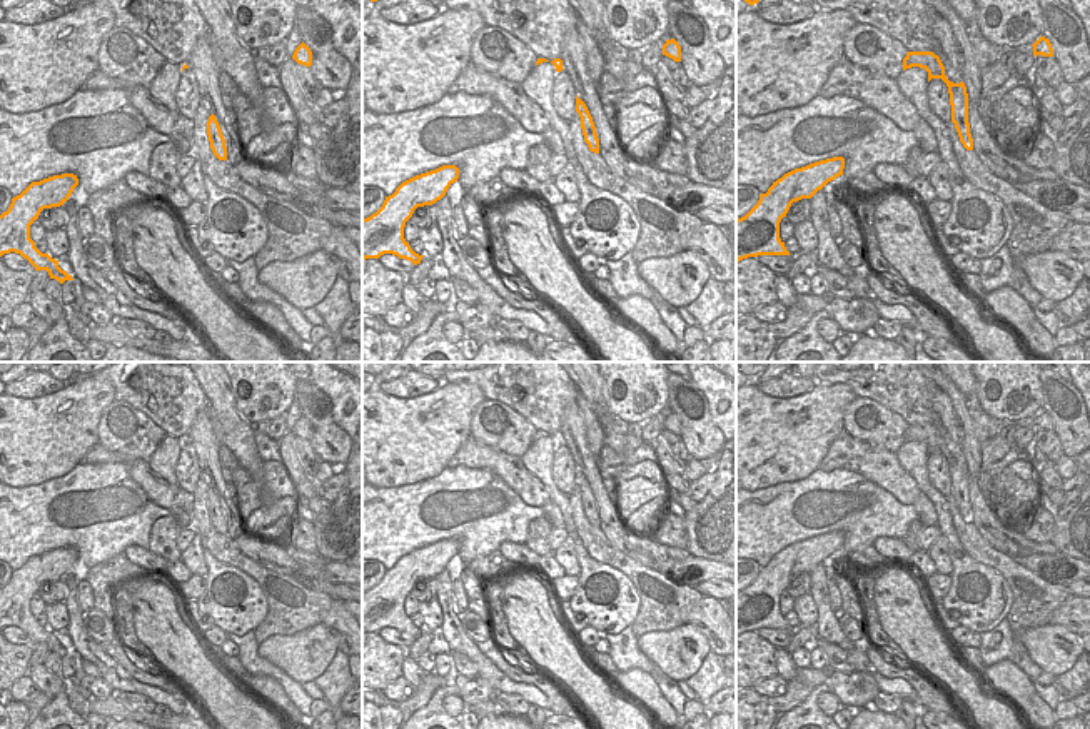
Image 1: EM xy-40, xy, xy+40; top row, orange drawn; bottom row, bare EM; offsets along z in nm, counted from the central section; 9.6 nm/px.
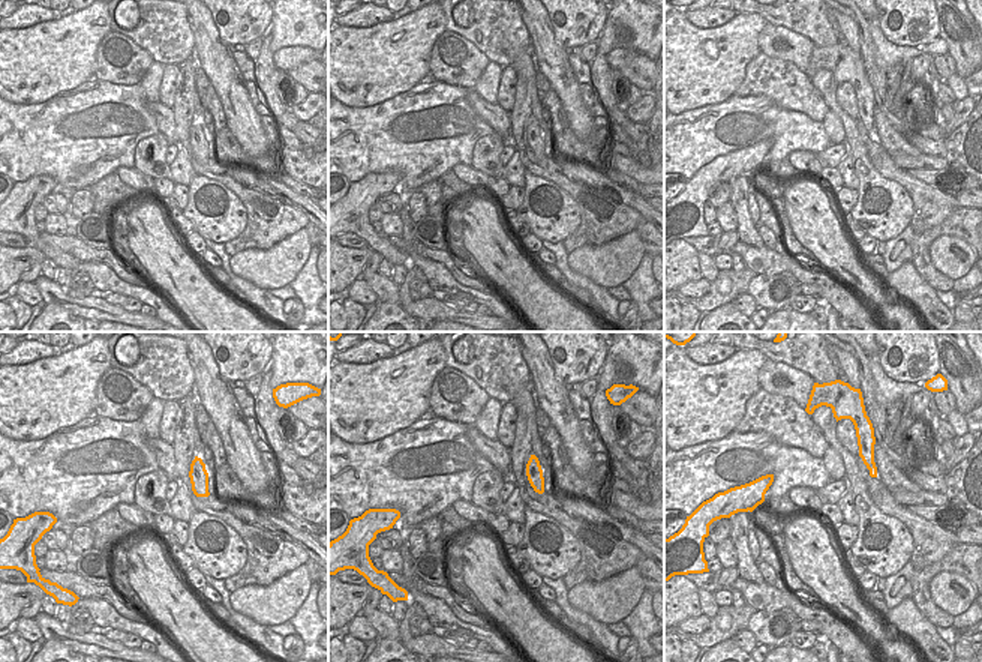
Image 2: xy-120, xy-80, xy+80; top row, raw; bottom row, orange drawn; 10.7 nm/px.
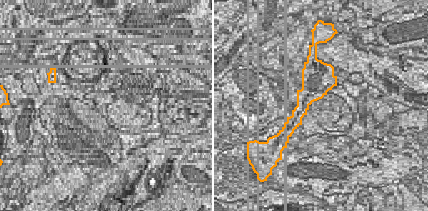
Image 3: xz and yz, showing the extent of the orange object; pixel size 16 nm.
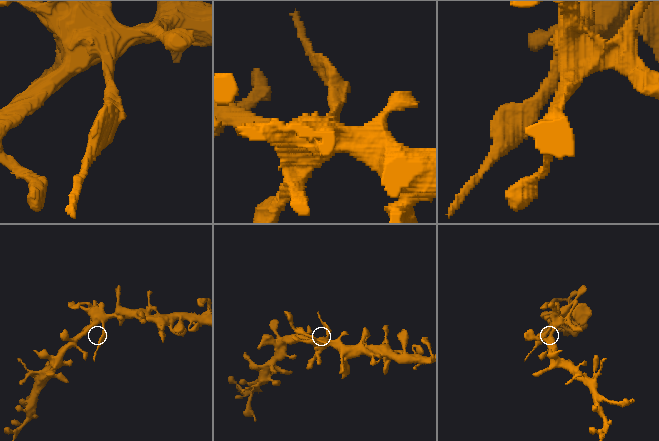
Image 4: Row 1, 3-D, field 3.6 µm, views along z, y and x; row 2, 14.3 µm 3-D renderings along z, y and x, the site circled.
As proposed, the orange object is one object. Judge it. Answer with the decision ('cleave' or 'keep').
cleave

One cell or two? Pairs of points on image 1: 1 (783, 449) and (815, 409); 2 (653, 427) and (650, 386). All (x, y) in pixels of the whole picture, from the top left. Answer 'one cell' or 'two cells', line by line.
1: one cell
2: two cells

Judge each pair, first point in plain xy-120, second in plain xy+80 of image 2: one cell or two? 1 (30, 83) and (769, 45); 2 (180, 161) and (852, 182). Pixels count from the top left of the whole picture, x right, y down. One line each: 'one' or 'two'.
1: two
2: one

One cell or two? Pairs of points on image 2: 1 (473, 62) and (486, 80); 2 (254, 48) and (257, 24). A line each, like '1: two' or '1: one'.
1: two
2: two

